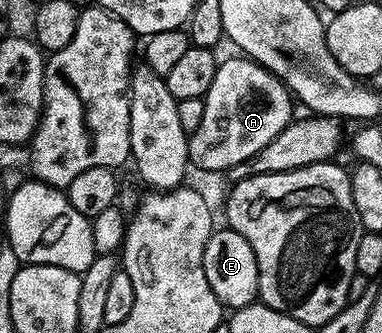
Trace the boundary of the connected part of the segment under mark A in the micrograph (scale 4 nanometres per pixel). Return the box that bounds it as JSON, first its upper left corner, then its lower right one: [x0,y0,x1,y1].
[188,58,294,173]

